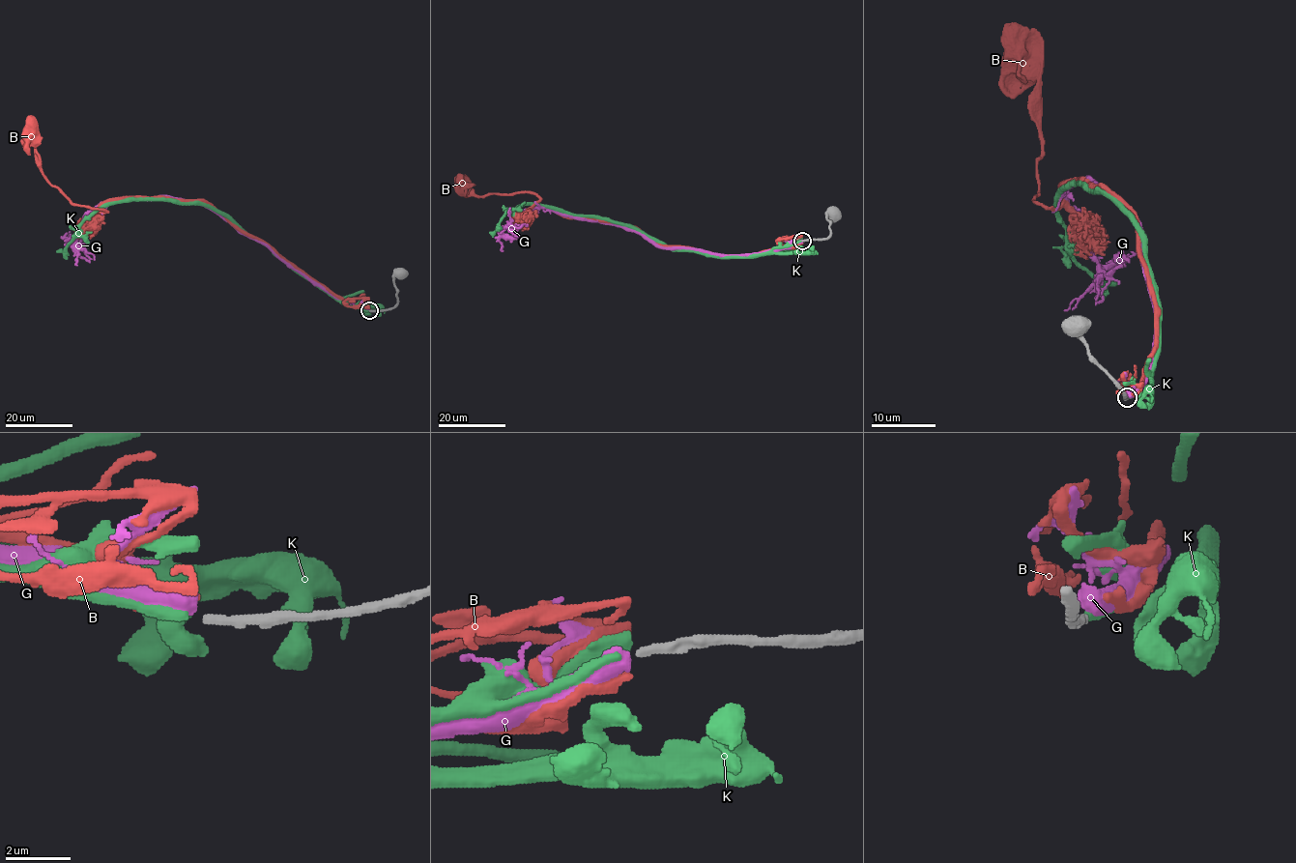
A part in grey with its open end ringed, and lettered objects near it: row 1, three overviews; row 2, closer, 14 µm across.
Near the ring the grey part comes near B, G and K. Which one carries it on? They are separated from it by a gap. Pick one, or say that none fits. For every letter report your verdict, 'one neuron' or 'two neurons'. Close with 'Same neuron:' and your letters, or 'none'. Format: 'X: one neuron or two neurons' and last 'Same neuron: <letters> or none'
B: two neurons
G: two neurons
K: one neuron
Same neuron: K

